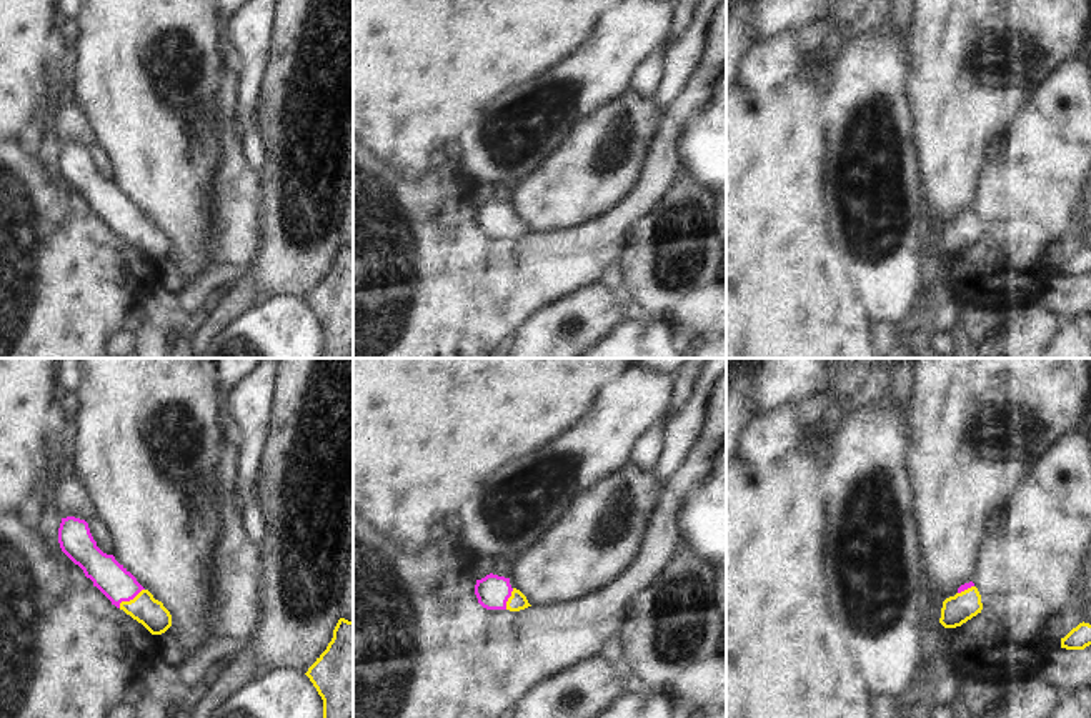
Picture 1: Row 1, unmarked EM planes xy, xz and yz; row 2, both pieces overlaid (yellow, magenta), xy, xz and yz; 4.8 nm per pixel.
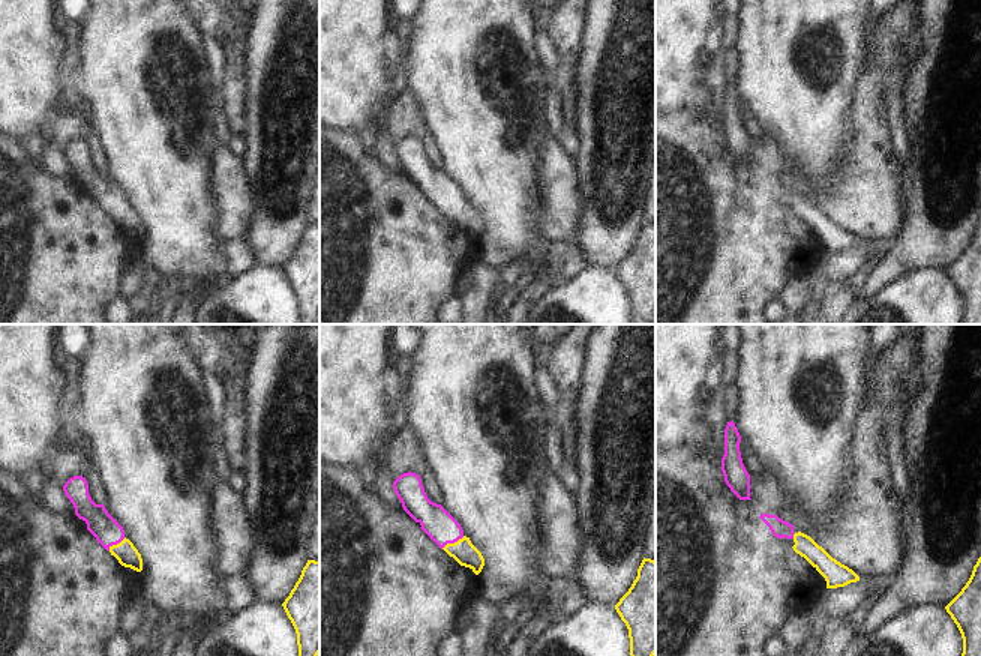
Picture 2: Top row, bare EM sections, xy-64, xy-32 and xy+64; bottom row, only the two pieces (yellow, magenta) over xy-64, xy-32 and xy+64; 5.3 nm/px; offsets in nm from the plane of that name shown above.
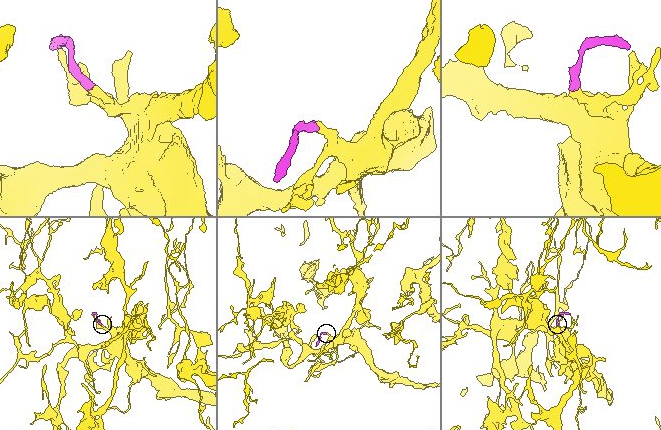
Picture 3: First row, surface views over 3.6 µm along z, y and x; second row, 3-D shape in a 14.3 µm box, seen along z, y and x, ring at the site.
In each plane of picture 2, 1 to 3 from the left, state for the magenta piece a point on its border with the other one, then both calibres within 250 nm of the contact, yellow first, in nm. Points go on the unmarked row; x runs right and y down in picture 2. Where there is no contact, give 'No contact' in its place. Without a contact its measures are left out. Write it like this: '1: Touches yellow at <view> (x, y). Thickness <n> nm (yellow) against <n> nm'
1: Touches yellow at xy-64 (117, 207). Thickness 120 nm (yellow) against 150 nm
2: Touches yellow at xy-32 (452, 207). Thickness 120 nm (yellow) against 170 nm
3: No contact

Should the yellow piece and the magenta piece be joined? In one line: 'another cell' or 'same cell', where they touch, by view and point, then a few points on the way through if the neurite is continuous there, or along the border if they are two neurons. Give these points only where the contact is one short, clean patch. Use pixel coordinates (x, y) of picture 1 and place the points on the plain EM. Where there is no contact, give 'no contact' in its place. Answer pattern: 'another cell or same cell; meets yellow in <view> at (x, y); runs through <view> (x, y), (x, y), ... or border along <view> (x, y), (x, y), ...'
same cell; meets yellow in xy at (130, 227); runs through xy (144, 235), (130, 227), (119, 212)

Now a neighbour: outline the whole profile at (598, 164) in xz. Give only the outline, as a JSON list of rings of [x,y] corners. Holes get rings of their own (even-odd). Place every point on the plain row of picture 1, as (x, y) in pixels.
[[[626,88],[613,102],[580,120],[540,168],[511,185],[511,215],[520,217],[531,233],[555,233],[608,213],[635,188],[656,128],[655,102]]]

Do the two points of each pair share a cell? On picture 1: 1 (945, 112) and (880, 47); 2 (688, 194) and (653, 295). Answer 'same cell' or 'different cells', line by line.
1: different cells
2: same cell

